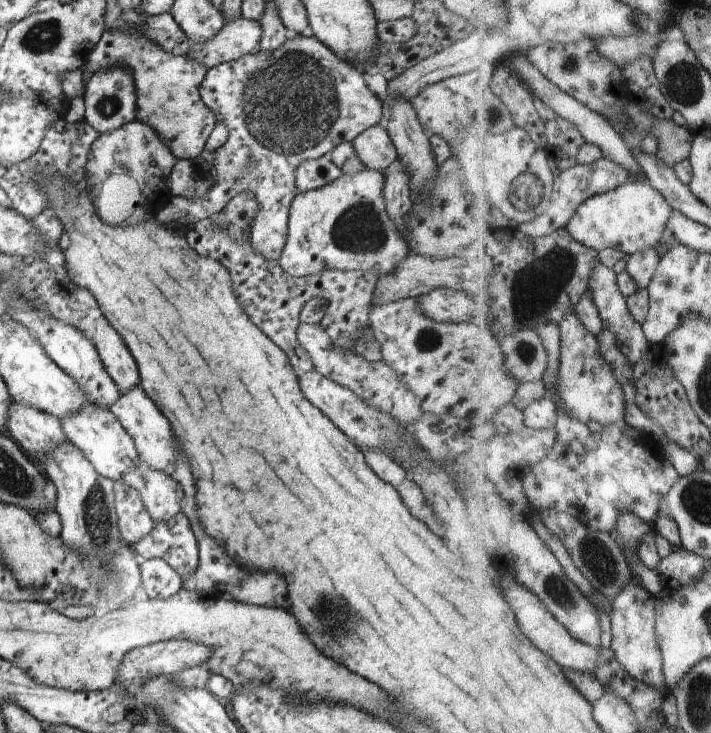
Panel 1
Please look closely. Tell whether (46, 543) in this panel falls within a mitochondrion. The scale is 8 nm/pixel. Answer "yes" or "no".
no

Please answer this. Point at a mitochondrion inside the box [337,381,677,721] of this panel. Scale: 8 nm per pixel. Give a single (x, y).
(594, 554)

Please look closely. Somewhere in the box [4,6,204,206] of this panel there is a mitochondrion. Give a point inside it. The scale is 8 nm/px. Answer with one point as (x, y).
(42, 37)

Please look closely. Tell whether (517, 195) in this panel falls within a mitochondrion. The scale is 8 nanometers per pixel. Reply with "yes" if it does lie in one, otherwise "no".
yes

